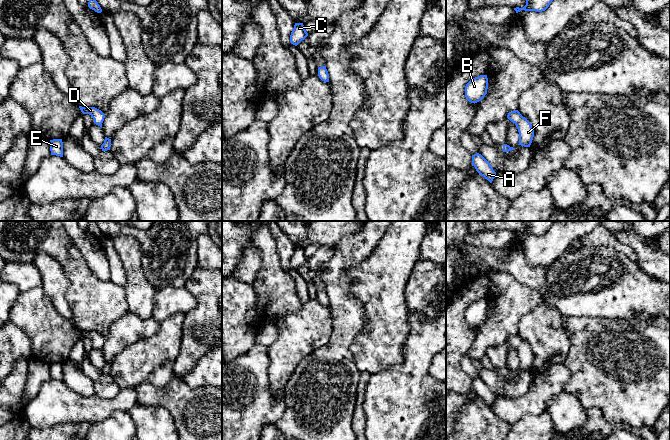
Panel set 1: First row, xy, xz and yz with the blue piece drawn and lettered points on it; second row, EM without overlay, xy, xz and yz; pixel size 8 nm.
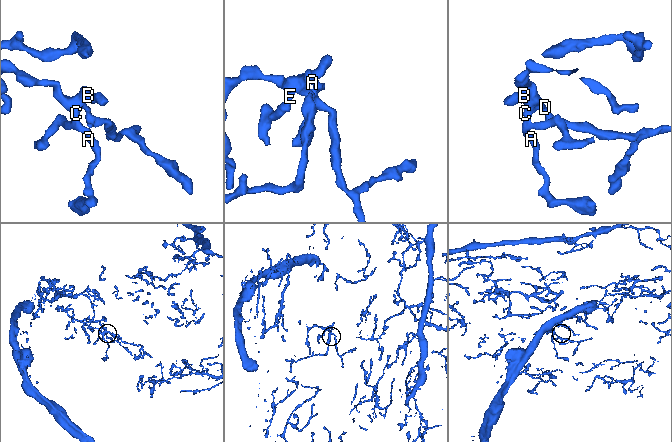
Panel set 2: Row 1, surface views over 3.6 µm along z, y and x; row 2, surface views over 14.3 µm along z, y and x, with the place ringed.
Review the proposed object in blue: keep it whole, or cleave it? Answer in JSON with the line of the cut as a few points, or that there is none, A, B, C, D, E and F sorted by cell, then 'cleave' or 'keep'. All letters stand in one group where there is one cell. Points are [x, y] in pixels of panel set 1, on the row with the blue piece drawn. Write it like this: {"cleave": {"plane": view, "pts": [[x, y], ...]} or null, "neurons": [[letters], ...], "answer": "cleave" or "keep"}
{"cleave": null, "neurons": [["A", "B", "C", "D", "E", "F"]], "answer": "keep"}

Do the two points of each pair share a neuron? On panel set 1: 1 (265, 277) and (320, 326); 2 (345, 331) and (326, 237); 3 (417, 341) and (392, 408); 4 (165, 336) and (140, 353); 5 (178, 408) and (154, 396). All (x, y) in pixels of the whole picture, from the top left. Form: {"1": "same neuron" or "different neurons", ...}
{"1": "different neurons", "2": "different neurons", "3": "same neuron", "4": "same neuron", "5": "same neuron"}

